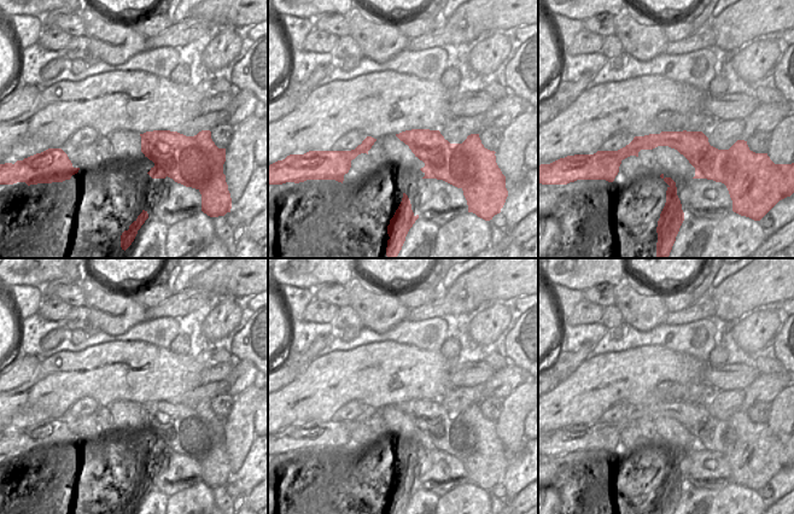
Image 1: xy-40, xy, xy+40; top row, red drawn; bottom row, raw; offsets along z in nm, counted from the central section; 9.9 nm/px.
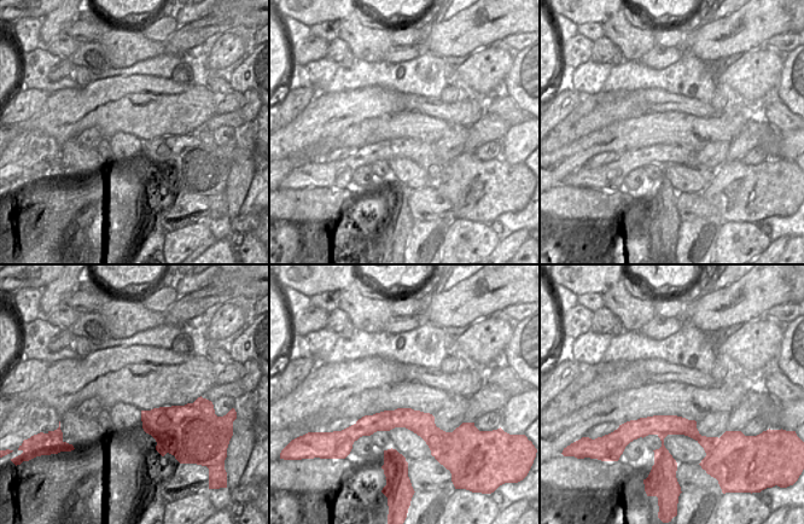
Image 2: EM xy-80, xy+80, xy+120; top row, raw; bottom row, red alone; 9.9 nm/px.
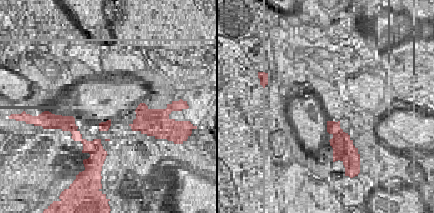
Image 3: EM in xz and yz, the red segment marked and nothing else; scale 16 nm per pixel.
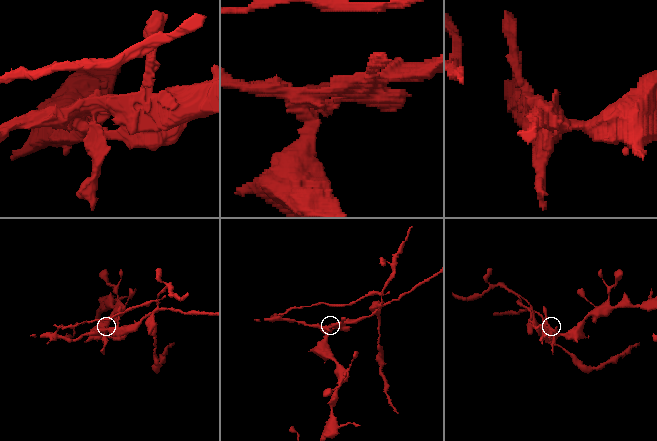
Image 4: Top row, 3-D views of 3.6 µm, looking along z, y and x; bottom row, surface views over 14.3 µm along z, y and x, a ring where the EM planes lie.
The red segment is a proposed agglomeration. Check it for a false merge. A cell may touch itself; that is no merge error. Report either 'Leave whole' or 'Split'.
Split.

